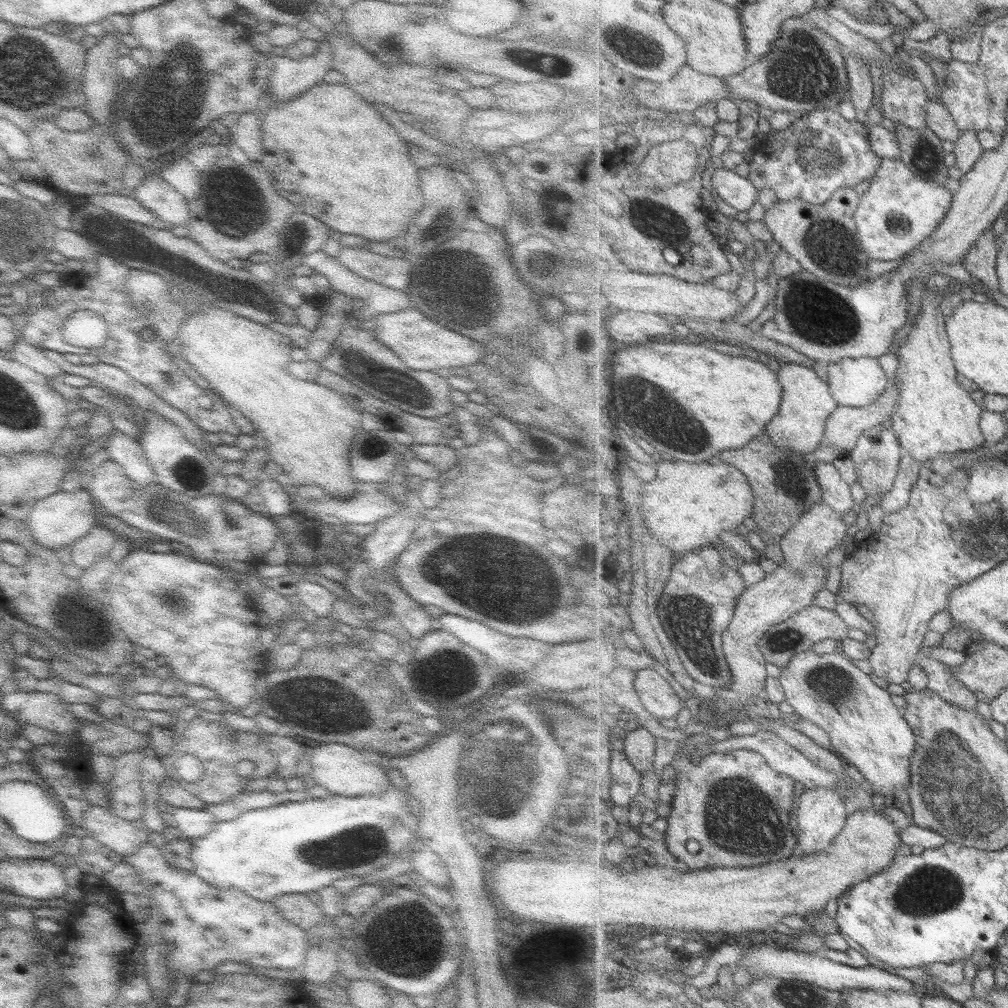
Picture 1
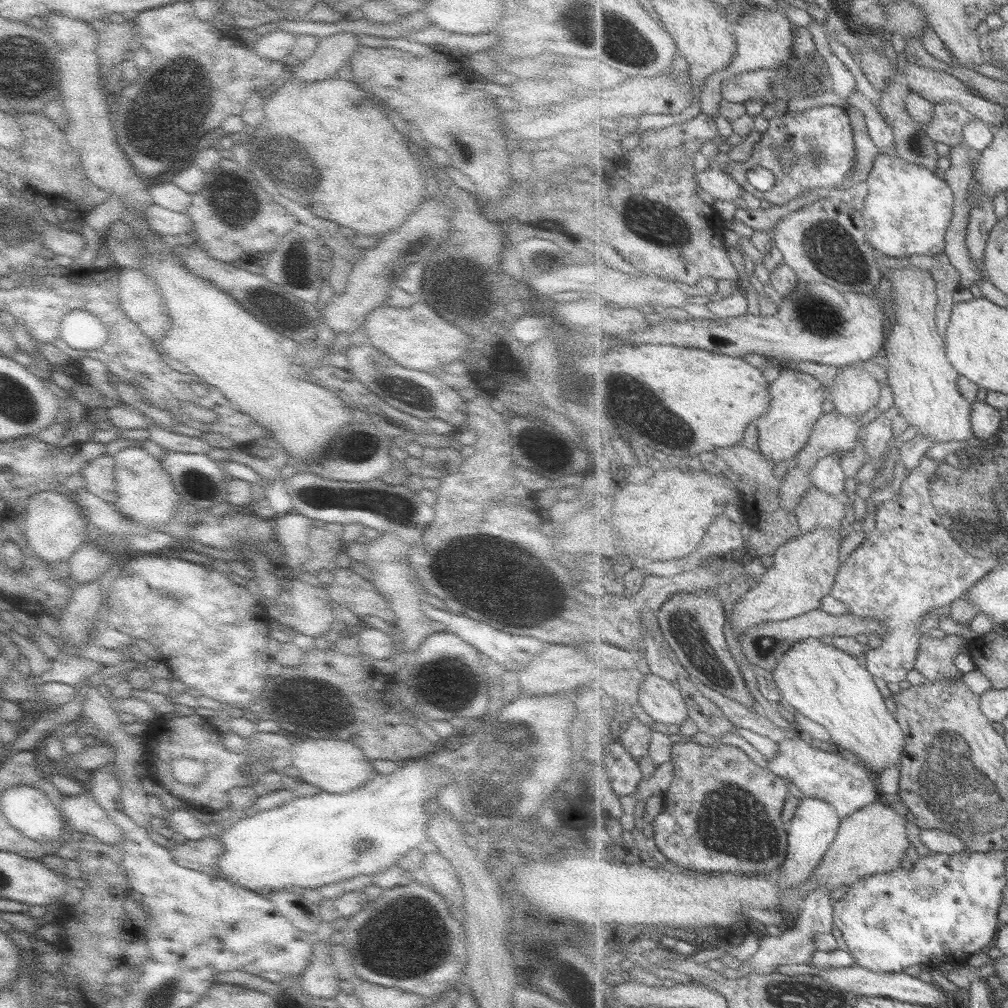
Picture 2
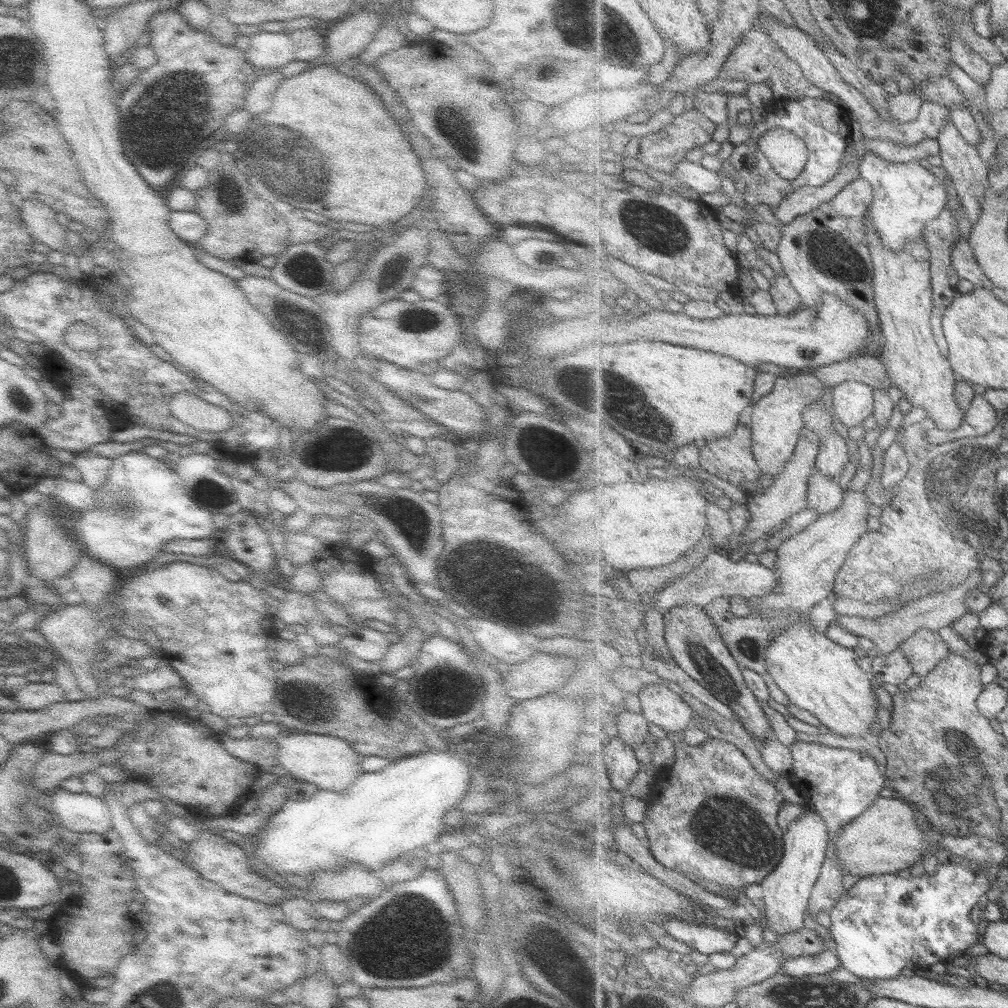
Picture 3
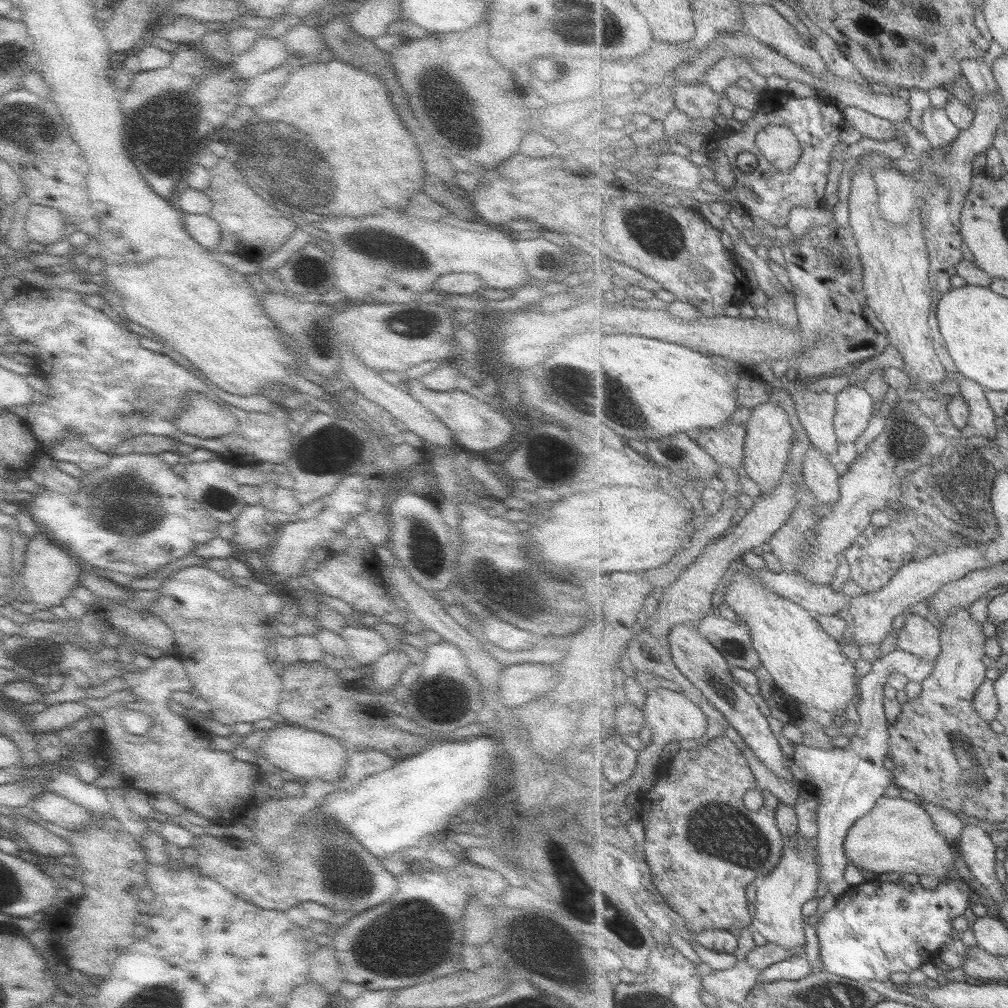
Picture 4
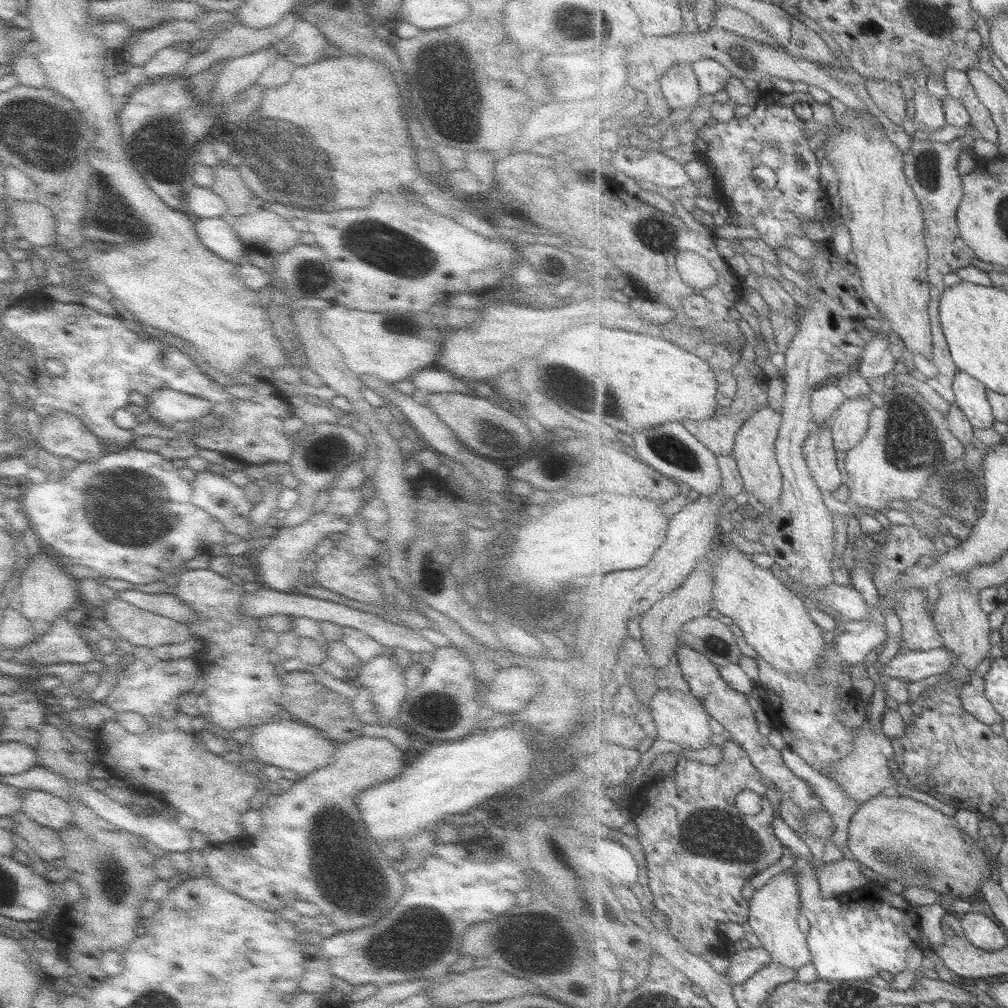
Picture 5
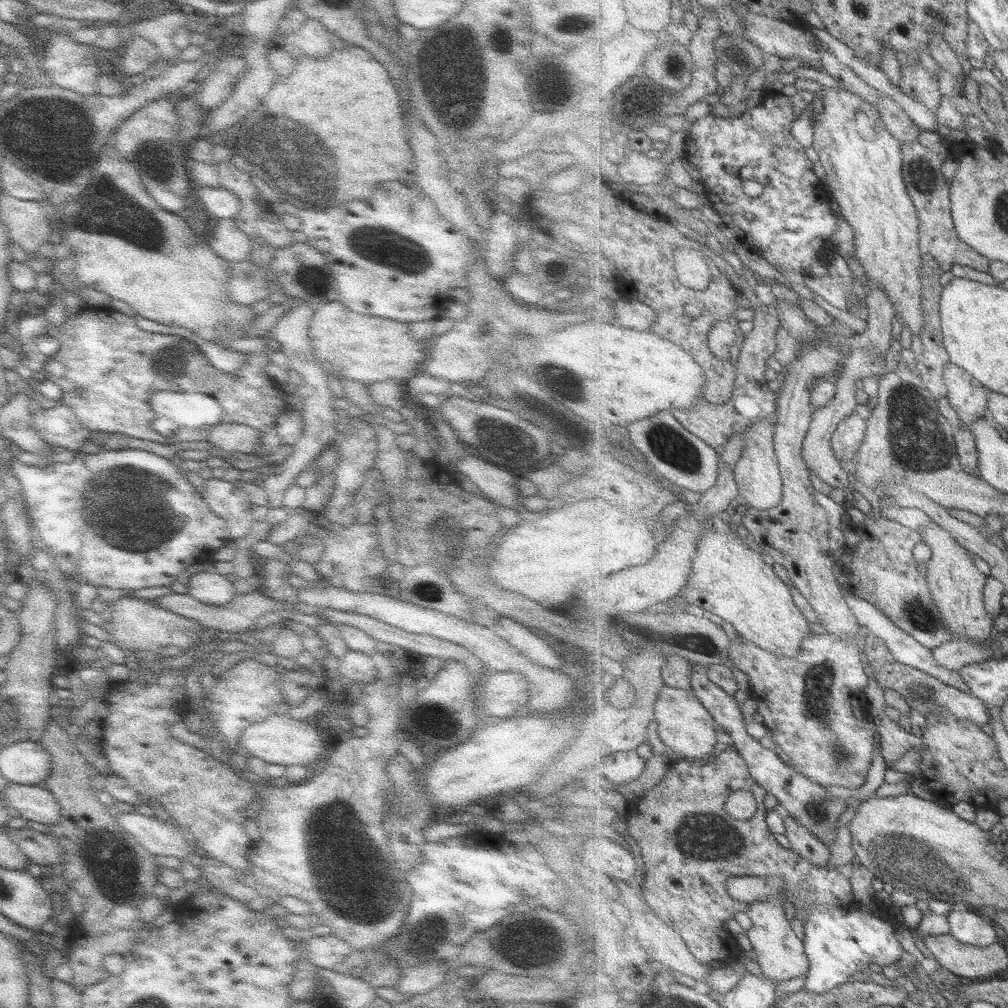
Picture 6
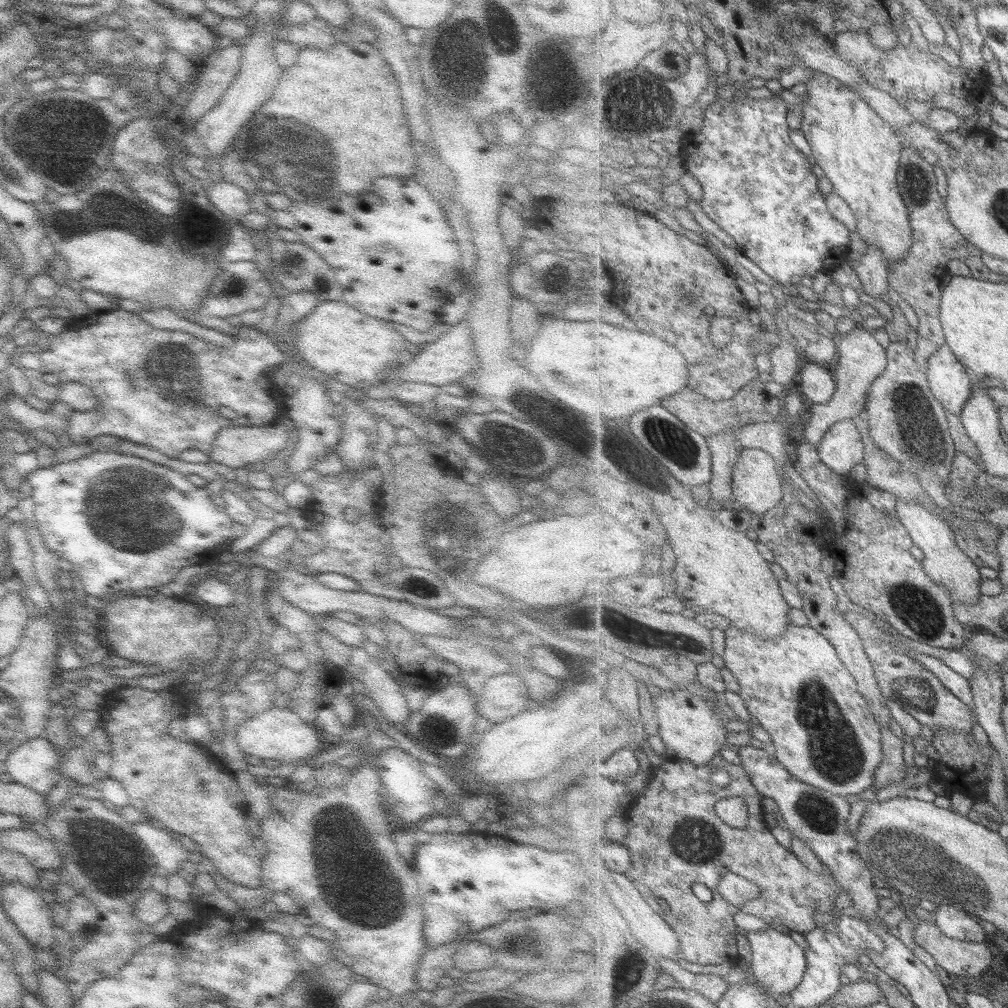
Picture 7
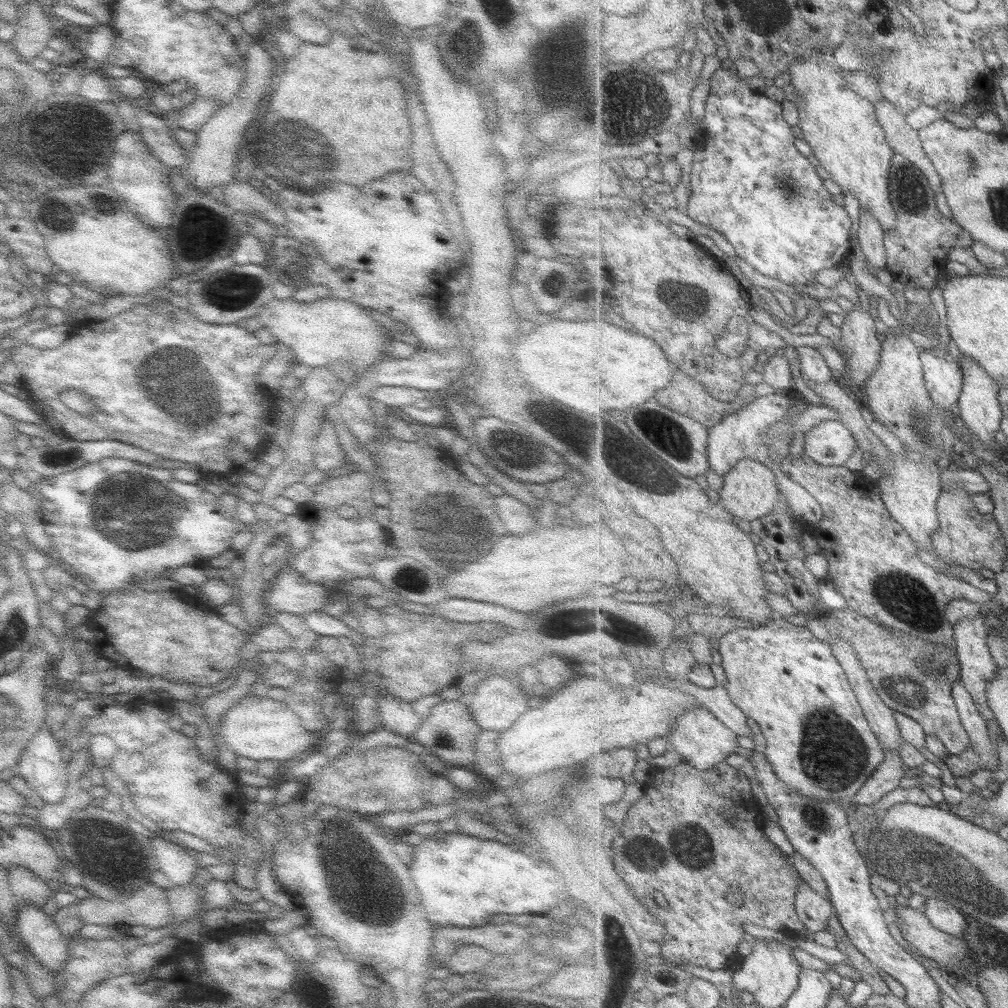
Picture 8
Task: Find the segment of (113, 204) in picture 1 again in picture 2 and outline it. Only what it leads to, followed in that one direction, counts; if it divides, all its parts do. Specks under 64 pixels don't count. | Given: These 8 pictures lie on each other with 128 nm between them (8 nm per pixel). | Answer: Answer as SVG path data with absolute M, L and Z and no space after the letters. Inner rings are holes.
M151 204L145 210L145 218L147 218L147 225L151 227L151 231L155 231L155 235L177 236L189 234L192 236L193 234L193 224L187 213L171 212Z

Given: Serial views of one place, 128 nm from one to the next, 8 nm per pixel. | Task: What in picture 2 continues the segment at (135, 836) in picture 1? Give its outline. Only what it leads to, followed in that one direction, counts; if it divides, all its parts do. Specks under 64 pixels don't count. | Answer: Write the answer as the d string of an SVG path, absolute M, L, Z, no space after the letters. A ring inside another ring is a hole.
M87 789L81 790L77 795L62 795L59 809L70 831L93 836L105 844L121 846L124 841L117 824L95 802Z

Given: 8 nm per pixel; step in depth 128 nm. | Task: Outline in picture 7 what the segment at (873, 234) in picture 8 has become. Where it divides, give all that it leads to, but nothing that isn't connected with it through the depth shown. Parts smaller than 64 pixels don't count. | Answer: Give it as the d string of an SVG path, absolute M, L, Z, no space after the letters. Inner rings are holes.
M875 243L866 244L865 255L849 265L856 272L868 296L886 301L890 286L887 259L883 257L881 250L873 247L873 244Z

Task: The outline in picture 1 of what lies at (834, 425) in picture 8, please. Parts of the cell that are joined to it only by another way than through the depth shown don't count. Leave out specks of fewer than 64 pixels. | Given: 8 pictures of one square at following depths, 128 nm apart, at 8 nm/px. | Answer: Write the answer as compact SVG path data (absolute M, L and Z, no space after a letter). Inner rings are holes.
M877 358L845 359L827 366L834 399L844 407L866 407L888 389L887 374Z

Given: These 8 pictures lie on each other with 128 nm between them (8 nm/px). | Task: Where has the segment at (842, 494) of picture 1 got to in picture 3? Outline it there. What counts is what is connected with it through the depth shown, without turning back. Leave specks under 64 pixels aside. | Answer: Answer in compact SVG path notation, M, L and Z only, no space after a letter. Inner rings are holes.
M819 401L814 402L805 412L806 428L822 436L822 445L816 460L816 468L834 480L849 464L849 448L845 440L835 431L833 413Z

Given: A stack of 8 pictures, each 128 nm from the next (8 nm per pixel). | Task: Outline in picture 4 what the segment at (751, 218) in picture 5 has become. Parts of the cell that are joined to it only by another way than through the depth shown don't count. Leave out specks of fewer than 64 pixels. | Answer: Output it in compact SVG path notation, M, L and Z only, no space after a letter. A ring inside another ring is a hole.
M818 95L796 98L793 96L783 96L783 105L775 110L761 108L754 113L751 120L743 123L741 131L730 131L717 133L711 138L717 148L724 150L731 161L732 168L736 174L735 195L738 202L741 203L745 213L750 218L761 218L772 225L772 228L787 227L791 212L797 208L817 208L819 200L825 194L825 186L829 184L829 164L831 164L831 154L833 150L840 146L841 128L833 126L831 120L825 118L823 108L827 108L829 102L826 98ZM770 124L783 125L790 128L801 141L803 154L789 172L780 172L771 162L760 154L756 146L756 136L760 130L763 130ZM741 152L750 152L758 159L758 167L753 171L745 173L737 167L737 156ZM764 176L770 176L764 178Z

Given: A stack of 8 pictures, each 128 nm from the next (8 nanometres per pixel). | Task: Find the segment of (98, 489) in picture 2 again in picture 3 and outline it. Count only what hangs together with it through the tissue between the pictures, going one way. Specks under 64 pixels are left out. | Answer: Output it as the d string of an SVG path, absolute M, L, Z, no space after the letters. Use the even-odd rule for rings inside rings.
M86 450L76 453L70 464L72 473L93 491L97 491L104 484L111 465L112 459L89 454Z

